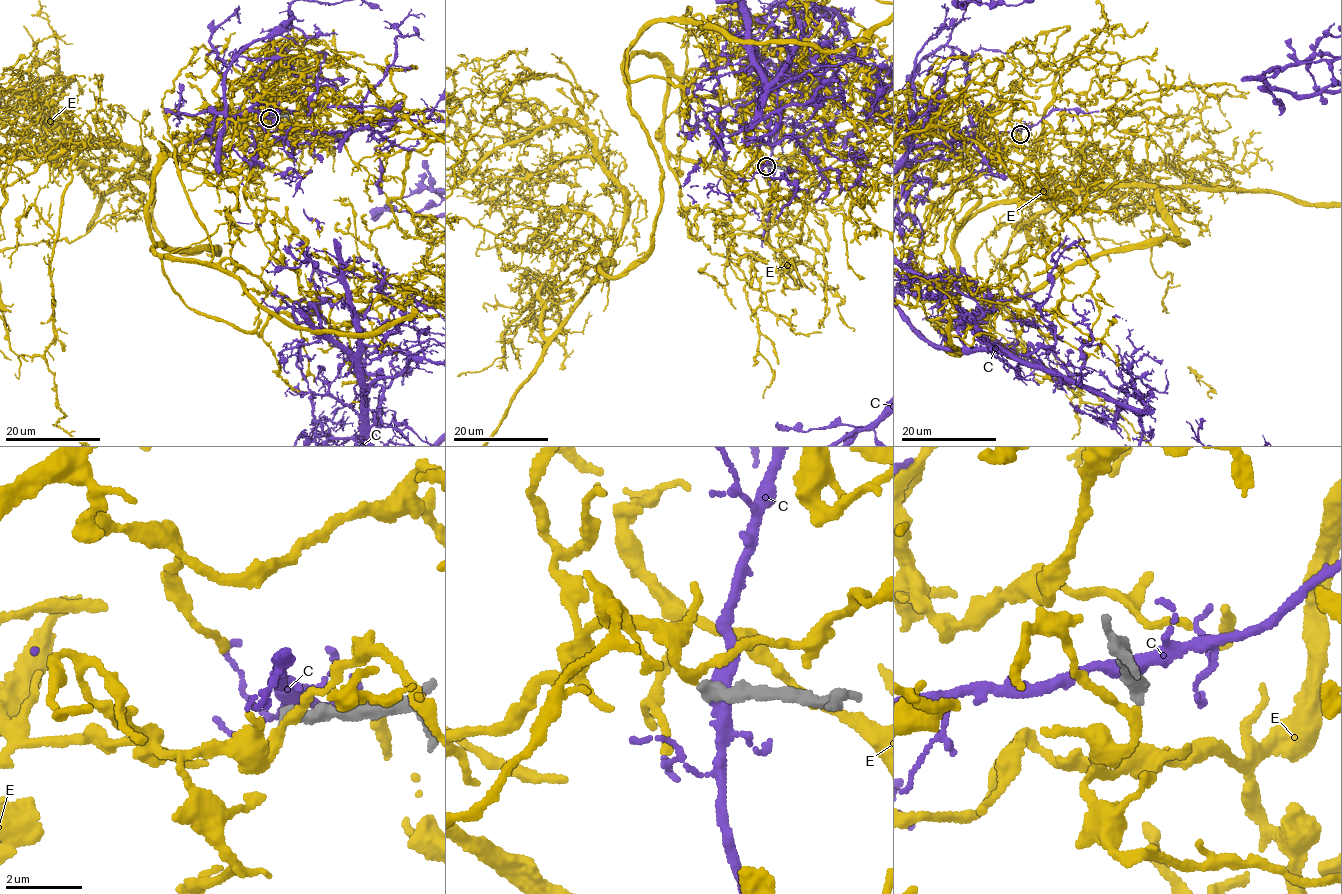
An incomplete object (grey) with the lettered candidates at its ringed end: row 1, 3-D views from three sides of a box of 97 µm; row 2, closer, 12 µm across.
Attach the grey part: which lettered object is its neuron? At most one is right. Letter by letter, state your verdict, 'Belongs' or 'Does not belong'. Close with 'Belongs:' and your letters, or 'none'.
C: Does not belong
E: Belongs
Belongs: E

